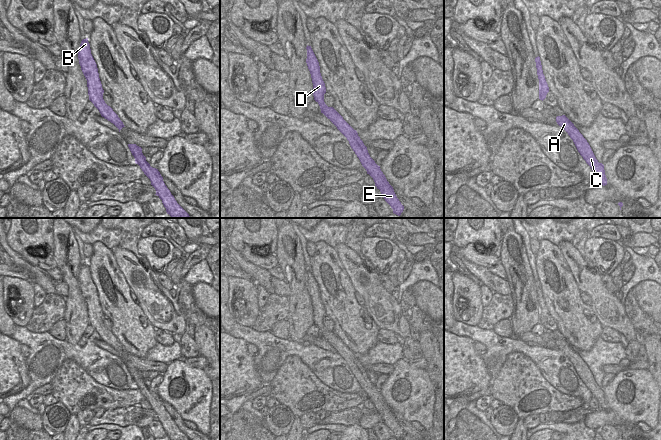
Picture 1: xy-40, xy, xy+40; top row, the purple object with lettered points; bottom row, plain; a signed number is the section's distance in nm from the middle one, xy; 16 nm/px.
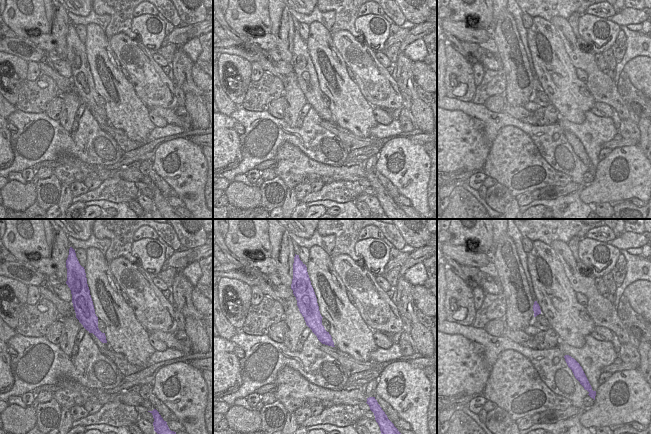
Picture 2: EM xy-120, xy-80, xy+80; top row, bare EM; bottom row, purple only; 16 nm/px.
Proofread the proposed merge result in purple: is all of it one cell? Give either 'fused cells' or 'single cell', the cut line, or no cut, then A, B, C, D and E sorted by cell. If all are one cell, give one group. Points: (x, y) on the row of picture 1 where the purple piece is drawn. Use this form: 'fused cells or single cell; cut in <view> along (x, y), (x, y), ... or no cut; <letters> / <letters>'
single cell; no cut; A B C D E

